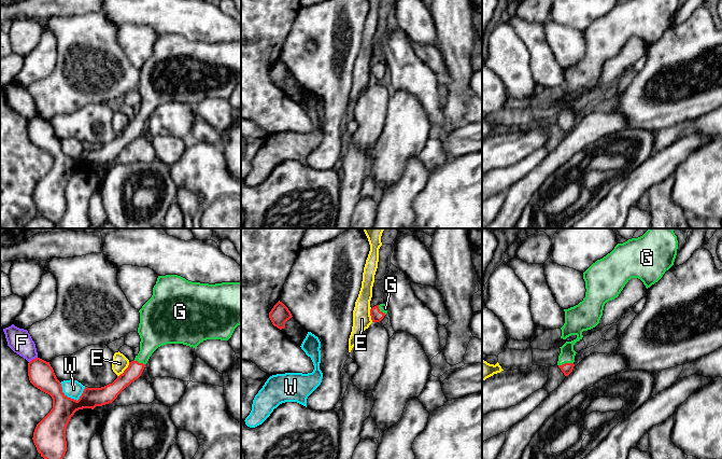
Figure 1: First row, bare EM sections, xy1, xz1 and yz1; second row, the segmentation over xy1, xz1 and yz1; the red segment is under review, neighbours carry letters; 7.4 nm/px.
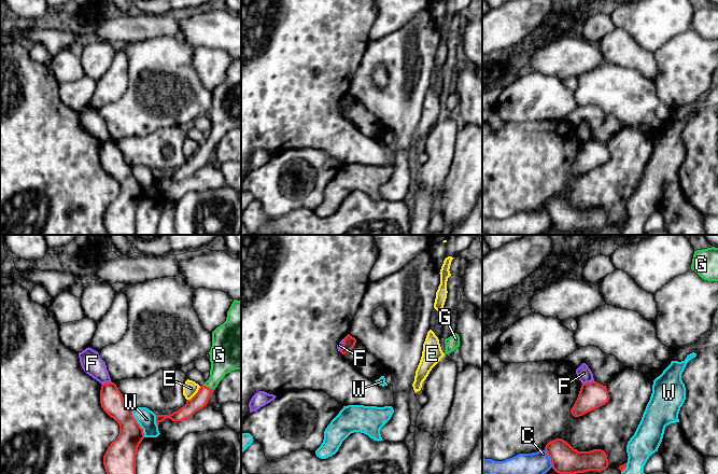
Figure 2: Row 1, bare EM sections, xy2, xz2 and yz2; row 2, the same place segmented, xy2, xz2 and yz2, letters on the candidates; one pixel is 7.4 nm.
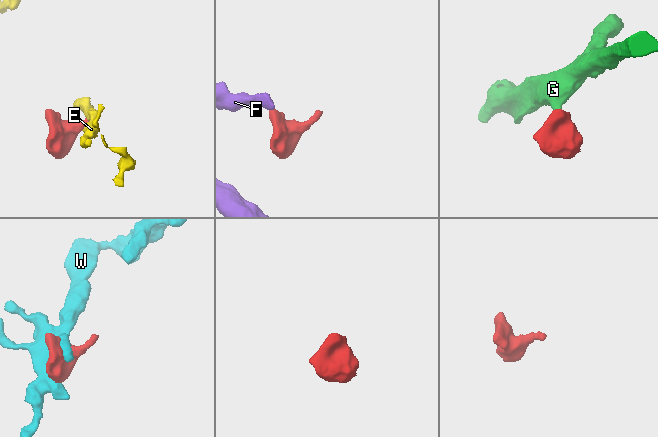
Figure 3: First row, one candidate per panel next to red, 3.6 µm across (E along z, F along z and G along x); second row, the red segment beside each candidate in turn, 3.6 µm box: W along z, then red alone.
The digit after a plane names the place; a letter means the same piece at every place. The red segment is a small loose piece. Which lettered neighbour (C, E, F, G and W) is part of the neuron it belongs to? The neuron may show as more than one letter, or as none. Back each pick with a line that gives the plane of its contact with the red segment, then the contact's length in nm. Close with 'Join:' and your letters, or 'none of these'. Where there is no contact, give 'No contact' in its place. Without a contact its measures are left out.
G: Touches red in yz1. Shared border 110 nm
Join: G

